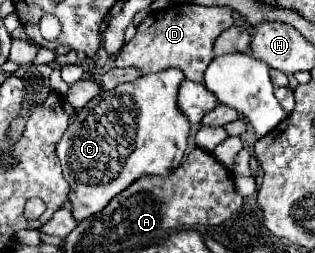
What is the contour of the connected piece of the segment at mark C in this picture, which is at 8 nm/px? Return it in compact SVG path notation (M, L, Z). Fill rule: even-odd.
M165 69L99 93L71 121L57 145L63 177L71 185L69 203L79 222L99 213L141 175L173 173L185 153L191 125L177 105L183 71Z

